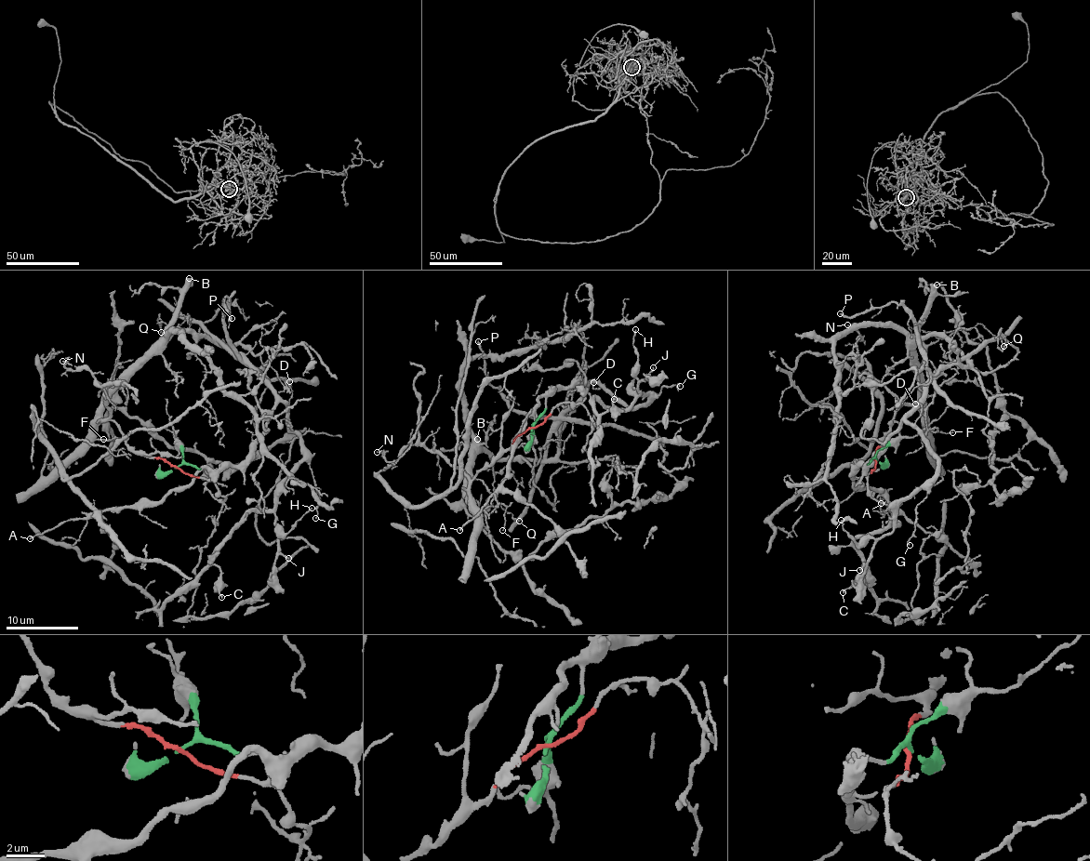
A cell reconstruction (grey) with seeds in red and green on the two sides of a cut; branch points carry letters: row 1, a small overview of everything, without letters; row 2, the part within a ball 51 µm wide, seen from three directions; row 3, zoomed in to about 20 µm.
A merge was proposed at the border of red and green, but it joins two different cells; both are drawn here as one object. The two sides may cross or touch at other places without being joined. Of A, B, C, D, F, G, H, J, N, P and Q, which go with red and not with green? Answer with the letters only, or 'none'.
B, F, N, Q

